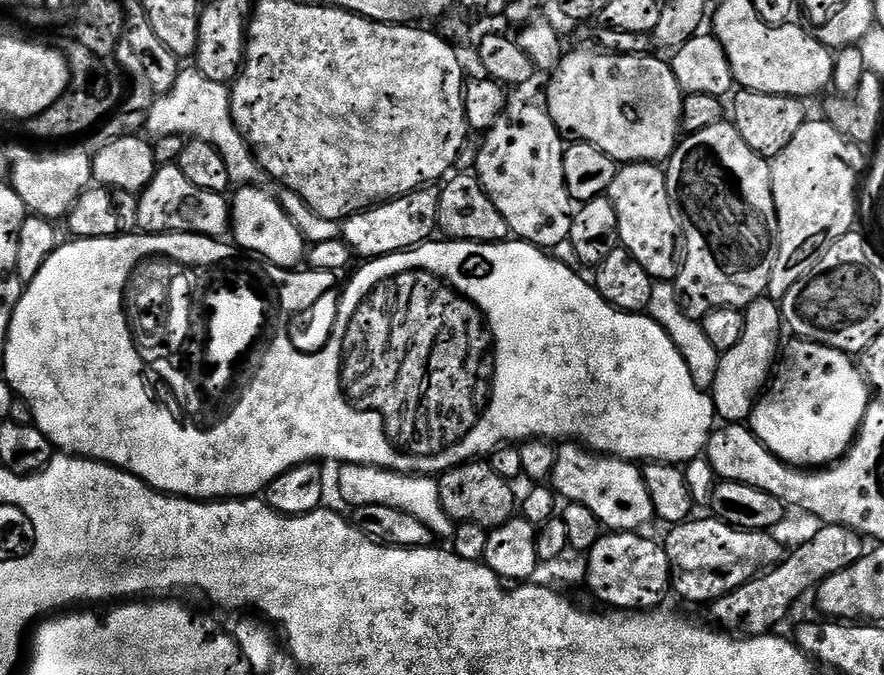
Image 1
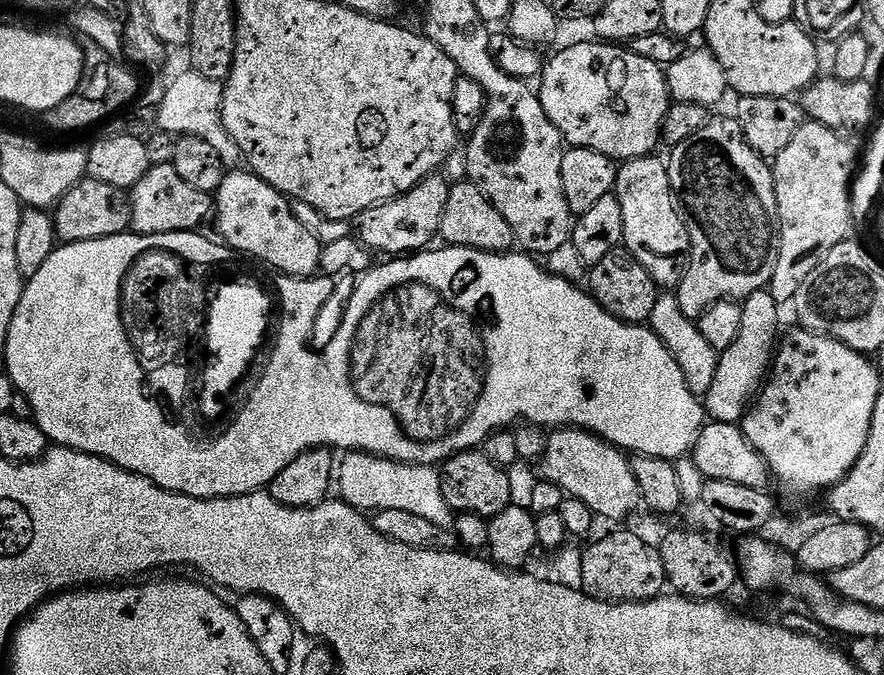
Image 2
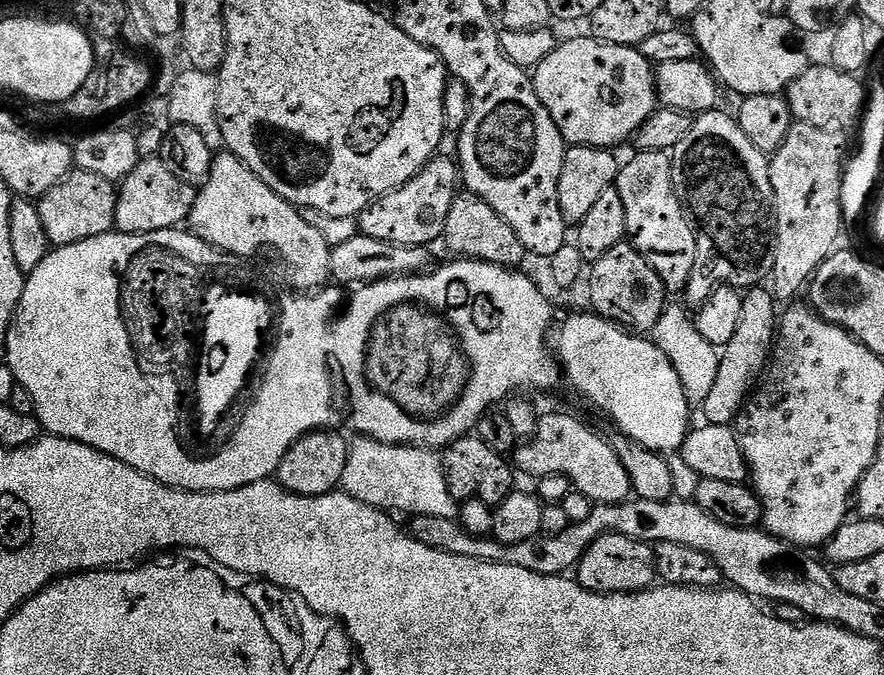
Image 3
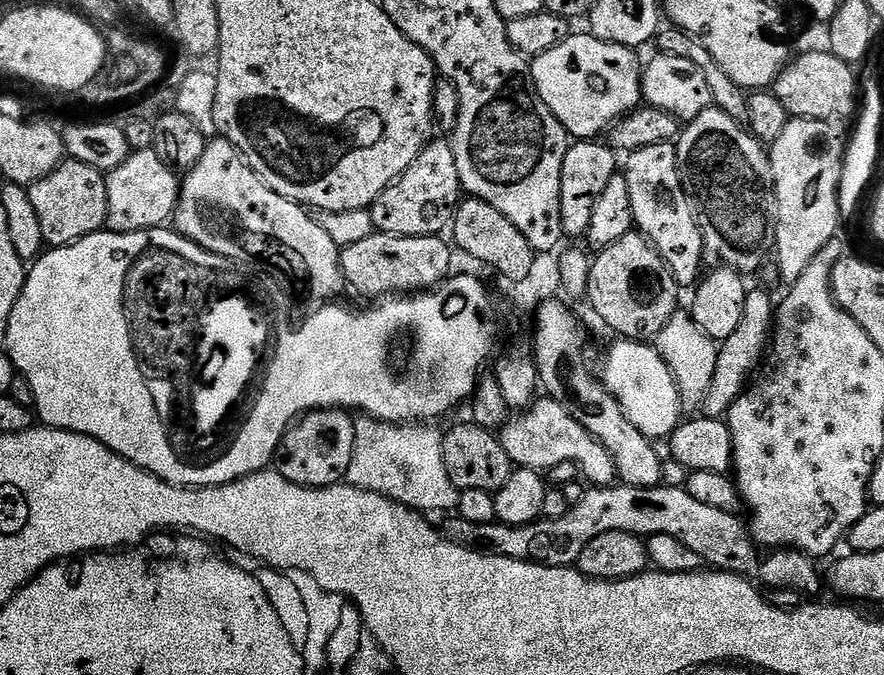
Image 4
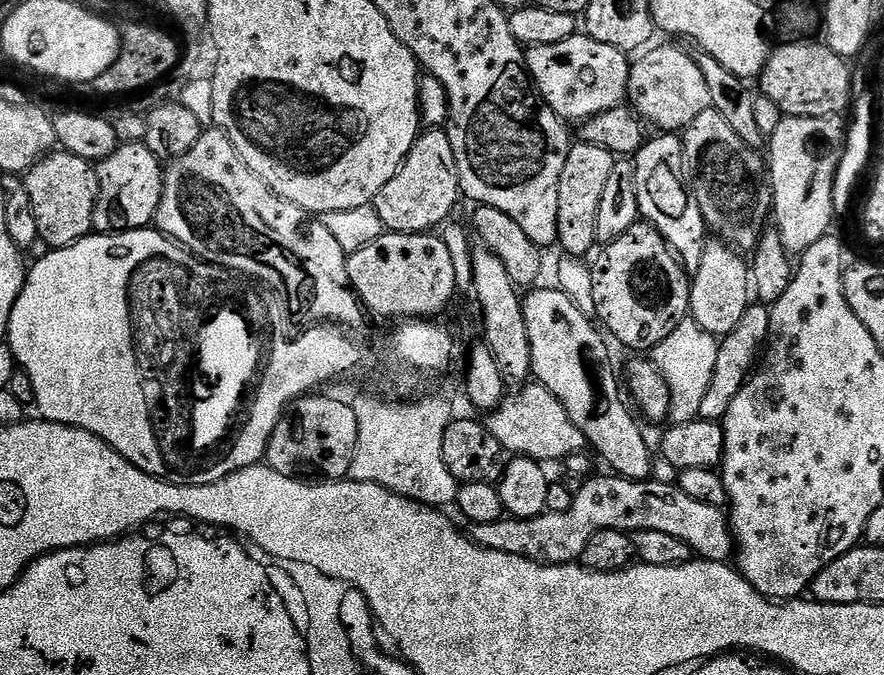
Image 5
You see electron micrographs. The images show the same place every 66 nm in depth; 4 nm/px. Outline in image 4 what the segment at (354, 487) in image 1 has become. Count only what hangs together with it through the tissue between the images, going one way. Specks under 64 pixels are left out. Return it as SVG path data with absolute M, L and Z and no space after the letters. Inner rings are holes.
M361 415L356 420L347 483L367 492L382 494L421 514L451 513L460 503L460 492L446 474L446 462L442 458L444 438L441 429L436 428L439 427L387 424L384 420Z

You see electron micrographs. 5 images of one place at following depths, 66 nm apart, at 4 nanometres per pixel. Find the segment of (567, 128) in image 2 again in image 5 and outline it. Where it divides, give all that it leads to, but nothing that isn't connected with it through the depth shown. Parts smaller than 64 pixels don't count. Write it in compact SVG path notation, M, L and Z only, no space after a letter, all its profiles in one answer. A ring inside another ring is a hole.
M577 34L566 38L566 42L554 42L554 46L534 46L527 49L528 73L541 98L560 115L565 122L583 122L590 116L597 116L611 108L621 107L628 95L628 69L630 60L625 53L614 50L614 46L602 46L587 34Z

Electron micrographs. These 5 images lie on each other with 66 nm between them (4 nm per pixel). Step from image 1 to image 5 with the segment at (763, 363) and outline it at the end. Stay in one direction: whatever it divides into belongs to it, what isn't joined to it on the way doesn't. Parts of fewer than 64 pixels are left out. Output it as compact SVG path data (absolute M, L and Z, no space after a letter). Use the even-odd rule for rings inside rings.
M749 303L738 326L735 326L734 330L719 341L718 362L714 362L714 378L710 378L710 386L704 391L699 419L723 421L724 415L730 410L730 402L734 402L738 390L742 390L742 386L748 381L748 377L765 347L770 326L768 314L769 309L763 303Z

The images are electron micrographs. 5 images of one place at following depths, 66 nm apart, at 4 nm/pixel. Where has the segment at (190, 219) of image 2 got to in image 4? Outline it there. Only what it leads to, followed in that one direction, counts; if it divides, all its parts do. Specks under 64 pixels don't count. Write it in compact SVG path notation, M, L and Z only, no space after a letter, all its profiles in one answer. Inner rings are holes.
M152 148L128 155L122 166L106 176L107 231L145 232L167 225L175 217L176 203L180 201L182 180L175 174L169 163Z

